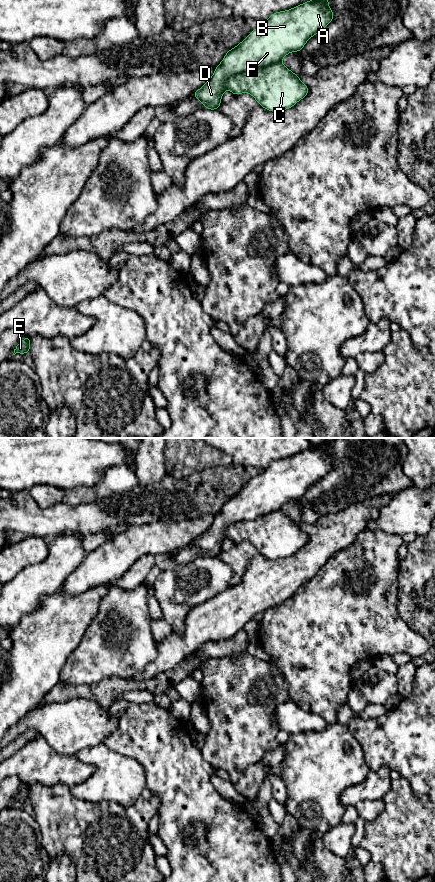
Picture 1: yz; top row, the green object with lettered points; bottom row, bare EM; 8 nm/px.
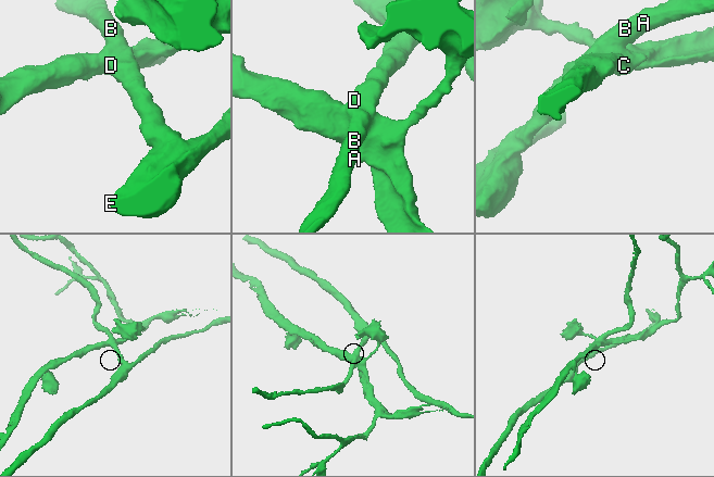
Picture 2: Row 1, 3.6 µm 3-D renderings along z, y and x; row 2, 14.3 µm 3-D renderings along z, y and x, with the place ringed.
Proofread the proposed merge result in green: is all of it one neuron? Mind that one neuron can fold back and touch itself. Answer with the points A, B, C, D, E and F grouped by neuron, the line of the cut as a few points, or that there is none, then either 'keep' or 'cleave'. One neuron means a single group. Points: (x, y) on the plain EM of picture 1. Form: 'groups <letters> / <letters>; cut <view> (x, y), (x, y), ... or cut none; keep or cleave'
groups A B D E F / C; cut yz (279, 509), (251, 519), (236, 521), (226, 529), (225, 536); cleave

